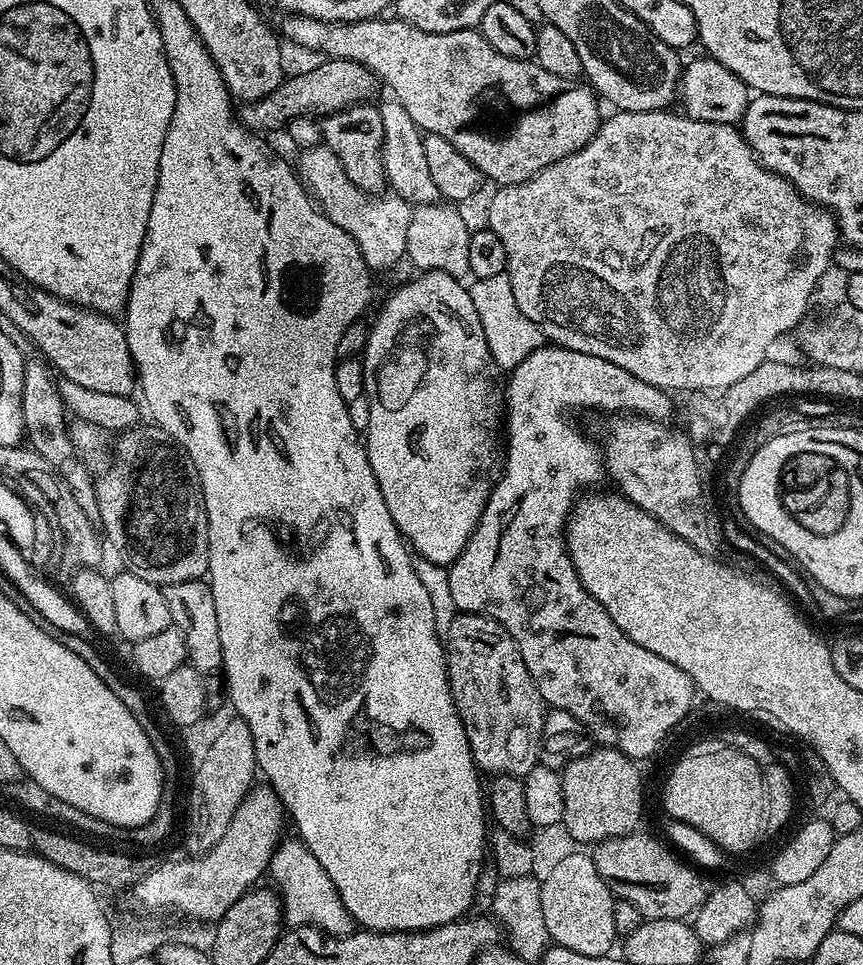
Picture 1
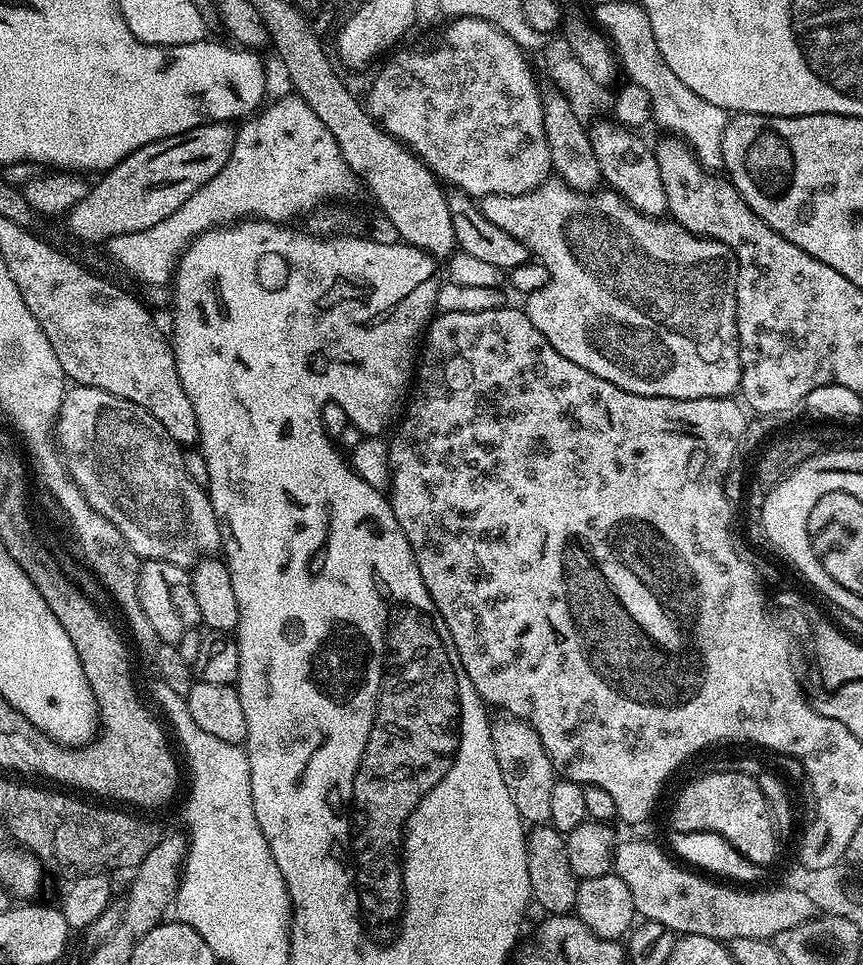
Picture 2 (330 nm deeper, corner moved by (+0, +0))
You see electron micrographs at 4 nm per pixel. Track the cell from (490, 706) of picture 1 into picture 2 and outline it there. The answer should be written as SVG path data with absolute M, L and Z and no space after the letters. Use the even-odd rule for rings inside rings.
M500 718L492 724L492 745L494 758L498 758L498 770L506 778L506 790L518 806L518 814L525 825L535 826L550 821L550 797L557 782L556 771L538 738L538 734L524 720Z

